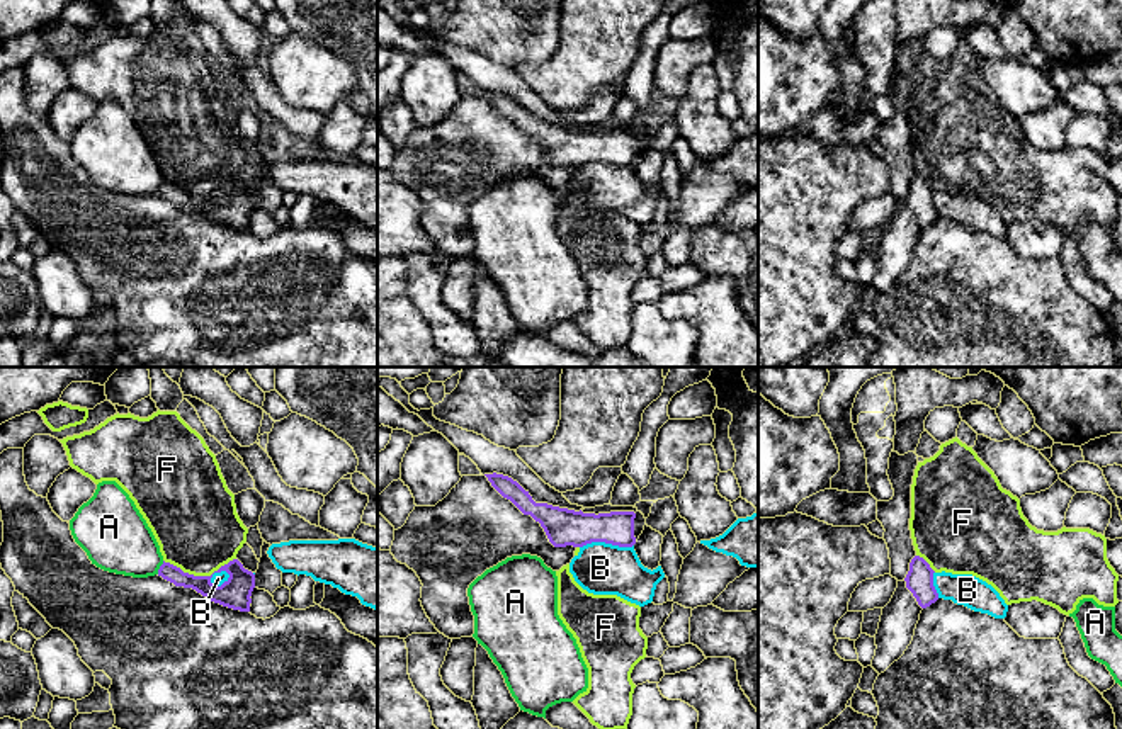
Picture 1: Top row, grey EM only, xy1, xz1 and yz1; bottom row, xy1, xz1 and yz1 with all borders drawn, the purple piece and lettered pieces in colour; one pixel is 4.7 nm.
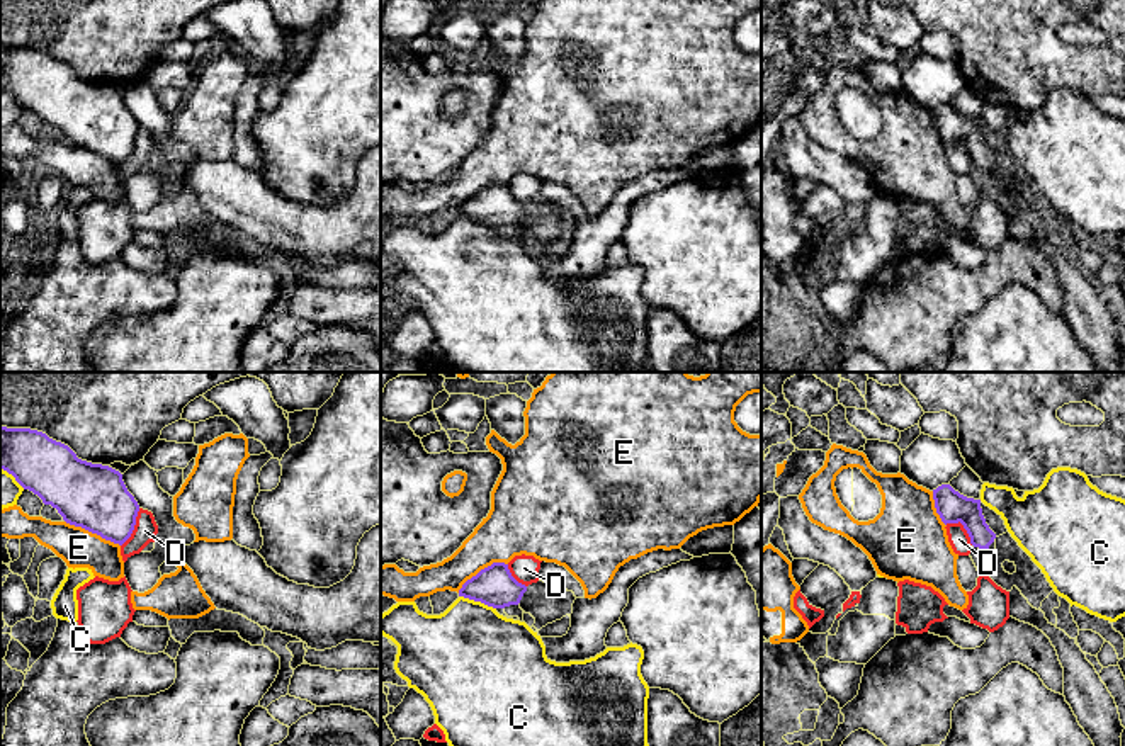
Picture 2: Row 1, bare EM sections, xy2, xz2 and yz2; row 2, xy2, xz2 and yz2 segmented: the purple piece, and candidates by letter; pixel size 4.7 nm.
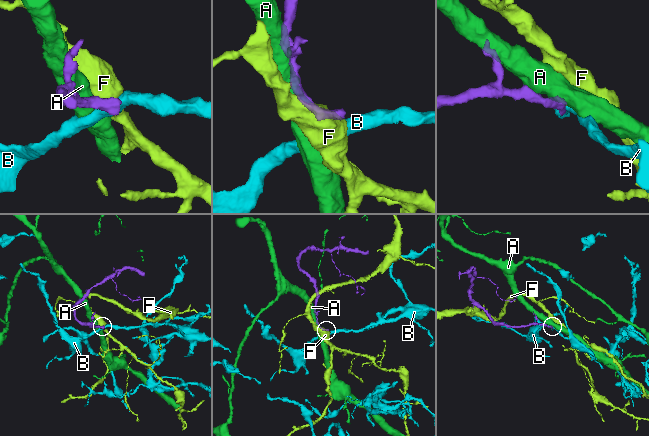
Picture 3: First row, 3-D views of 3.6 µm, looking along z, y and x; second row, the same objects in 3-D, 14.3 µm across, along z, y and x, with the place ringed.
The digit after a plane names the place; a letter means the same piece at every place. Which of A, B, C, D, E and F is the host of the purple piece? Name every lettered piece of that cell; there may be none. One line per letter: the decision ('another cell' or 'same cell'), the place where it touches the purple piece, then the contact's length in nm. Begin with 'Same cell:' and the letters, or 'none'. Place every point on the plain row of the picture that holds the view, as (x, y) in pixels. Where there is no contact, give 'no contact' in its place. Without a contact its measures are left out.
Same cell: none
A: another cell; contact xy1 (160, 187); length 70 nm
B: another cell; contact xz1 (606, 162); length 260 nm
C: another cell; contact xz2 (478, 220); length 190 nm
D: another cell; contact xy2 (133, 146); length 200 nm
E: another cell; contact xy2 (92, 152); length 300 nm
F: another cell; contact xy1 (199, 196); length 340 nm

